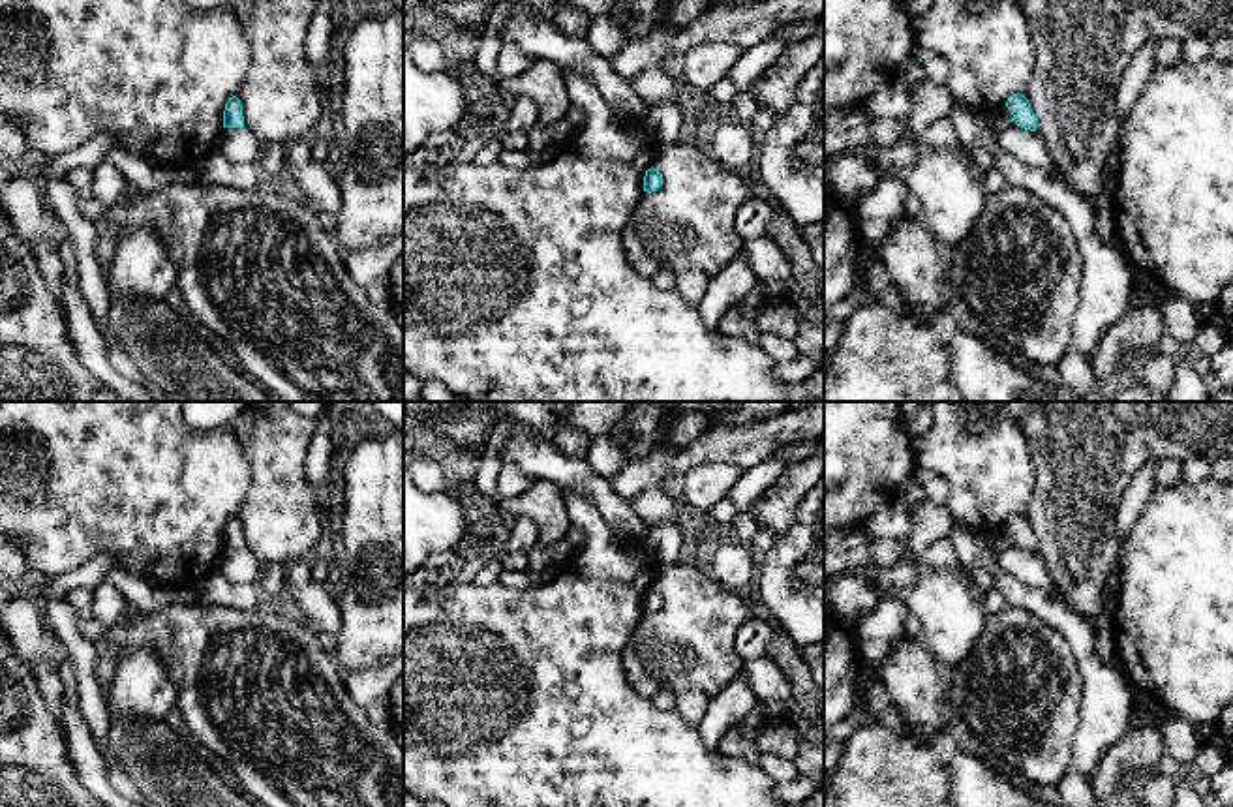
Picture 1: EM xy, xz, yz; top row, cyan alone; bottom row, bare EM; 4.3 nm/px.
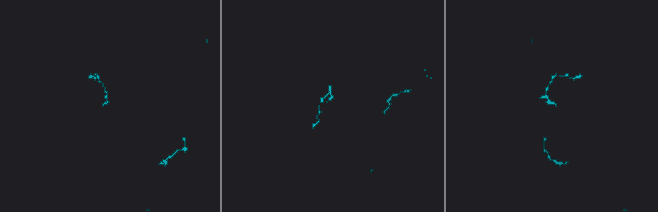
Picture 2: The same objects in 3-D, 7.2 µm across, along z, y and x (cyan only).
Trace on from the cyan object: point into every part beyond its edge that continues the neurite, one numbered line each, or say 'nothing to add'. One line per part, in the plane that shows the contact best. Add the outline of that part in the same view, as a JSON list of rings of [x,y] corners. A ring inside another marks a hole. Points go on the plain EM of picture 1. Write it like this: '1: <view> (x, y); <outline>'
nothing to add

